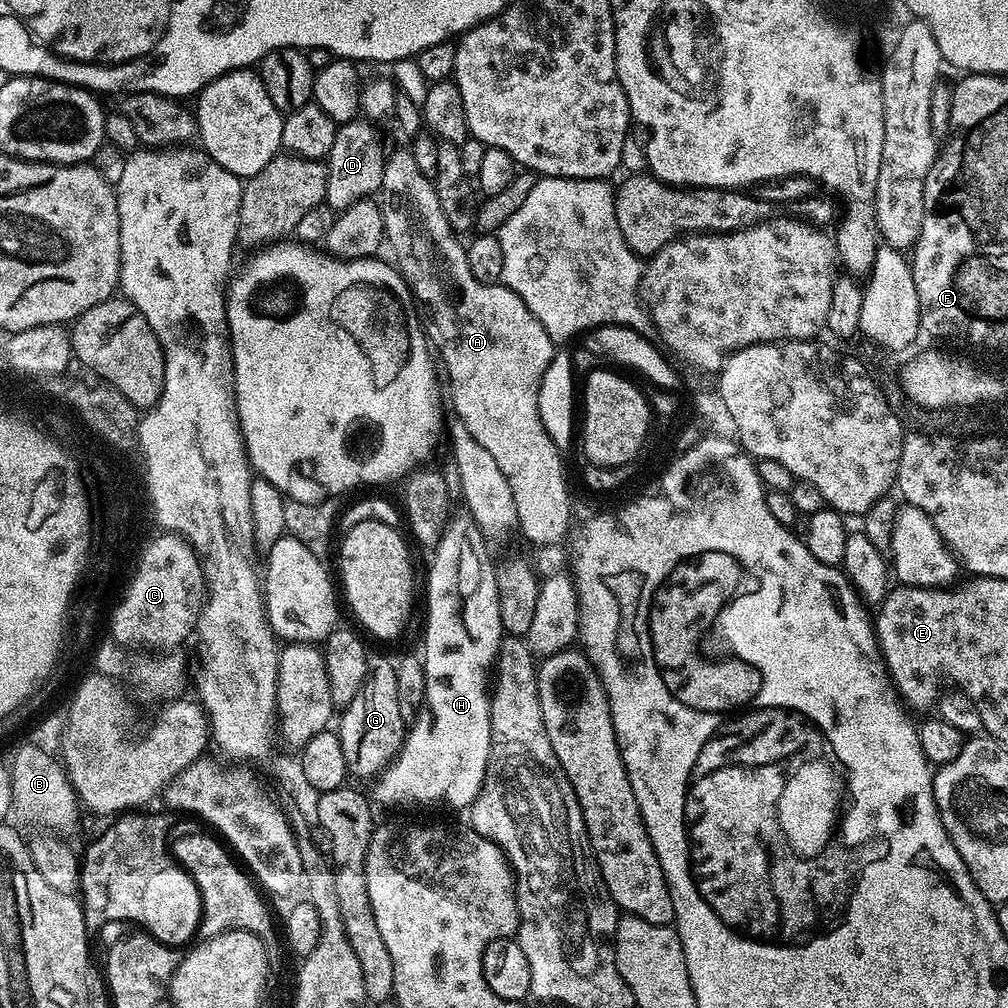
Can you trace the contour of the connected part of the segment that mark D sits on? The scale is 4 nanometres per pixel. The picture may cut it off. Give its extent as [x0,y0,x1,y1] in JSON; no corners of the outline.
[324,118,386,213]

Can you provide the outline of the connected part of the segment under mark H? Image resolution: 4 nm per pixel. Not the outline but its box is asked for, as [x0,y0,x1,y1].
[370,514,506,809]

